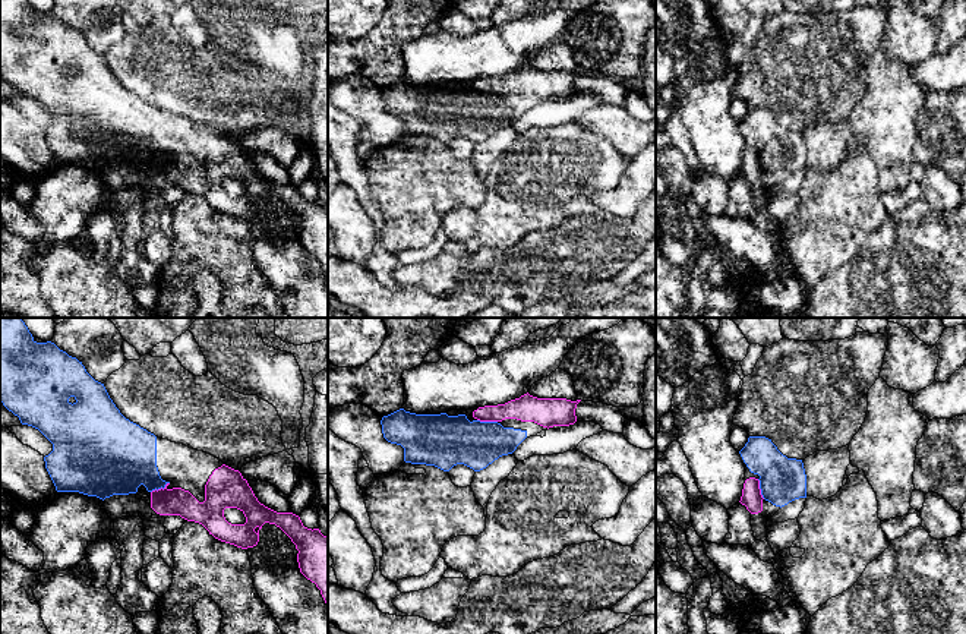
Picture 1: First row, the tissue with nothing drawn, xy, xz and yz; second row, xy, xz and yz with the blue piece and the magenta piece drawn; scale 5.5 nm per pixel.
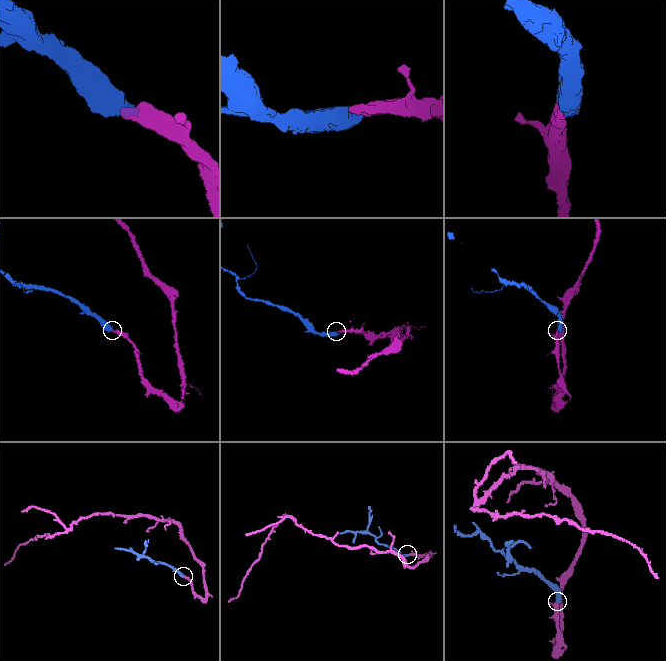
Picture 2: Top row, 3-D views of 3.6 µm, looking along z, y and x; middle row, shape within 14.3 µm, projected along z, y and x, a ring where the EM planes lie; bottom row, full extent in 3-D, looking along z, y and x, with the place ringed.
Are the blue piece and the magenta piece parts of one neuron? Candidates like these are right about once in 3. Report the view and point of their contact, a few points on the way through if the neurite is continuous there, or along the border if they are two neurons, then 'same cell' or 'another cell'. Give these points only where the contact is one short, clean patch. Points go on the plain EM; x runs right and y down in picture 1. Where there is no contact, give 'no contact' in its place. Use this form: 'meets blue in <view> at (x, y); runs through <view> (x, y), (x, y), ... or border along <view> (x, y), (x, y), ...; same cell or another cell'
meets blue in xy at (160, 160); runs through xy (125, 131), (135, 135), (160, 160), (176, 173); same cell

